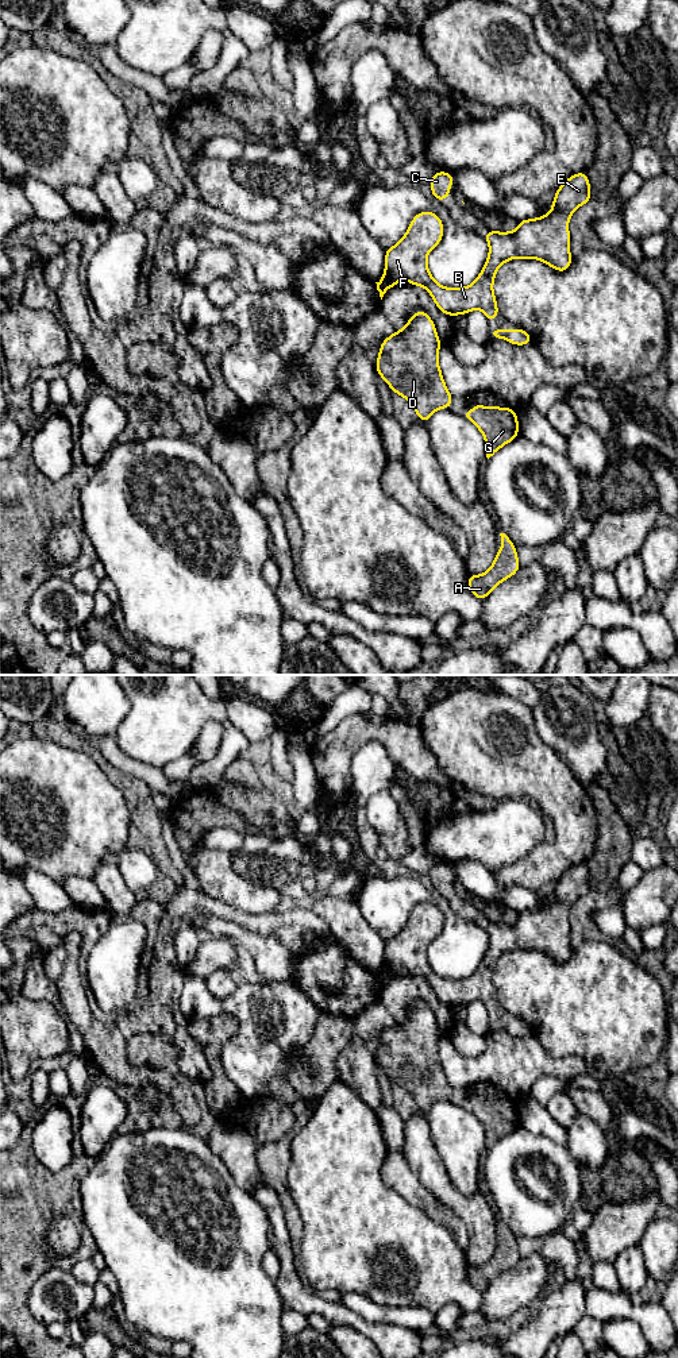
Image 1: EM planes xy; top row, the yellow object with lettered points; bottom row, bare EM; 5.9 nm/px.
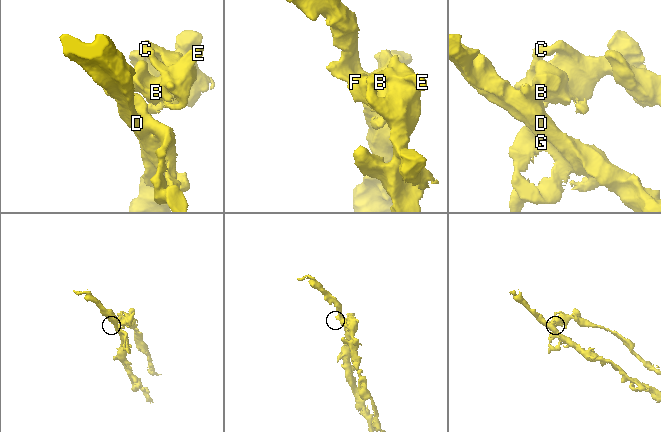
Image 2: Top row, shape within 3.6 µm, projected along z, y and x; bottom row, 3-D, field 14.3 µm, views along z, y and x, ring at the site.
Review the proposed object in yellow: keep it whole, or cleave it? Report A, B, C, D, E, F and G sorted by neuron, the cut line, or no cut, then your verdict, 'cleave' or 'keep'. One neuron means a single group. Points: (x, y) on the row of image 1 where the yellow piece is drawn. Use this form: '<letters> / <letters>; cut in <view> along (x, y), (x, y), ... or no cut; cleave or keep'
A D G / B C E F; cut in xy along (380, 281), (386, 288); cleave

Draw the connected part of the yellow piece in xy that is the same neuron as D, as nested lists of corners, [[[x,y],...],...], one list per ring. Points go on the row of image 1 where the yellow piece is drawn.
[[[416,310],[404,329],[382,340],[375,363],[378,377],[413,406],[424,424],[435,410],[448,409],[454,401],[439,367],[440,347],[432,319]]]

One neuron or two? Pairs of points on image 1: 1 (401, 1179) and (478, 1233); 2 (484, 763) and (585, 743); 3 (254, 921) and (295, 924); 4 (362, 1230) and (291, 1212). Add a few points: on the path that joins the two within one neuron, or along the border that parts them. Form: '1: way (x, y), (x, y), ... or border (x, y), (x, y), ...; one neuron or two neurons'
1: border (439, 1202), (465, 1226), (465, 1250); two neurons
2: border (535, 722), (538, 736), (573, 774); two neurons
3: way (264, 924), (285, 924); one neuron
4: border (288, 1185), (301, 1220), (300, 1247); two neurons

